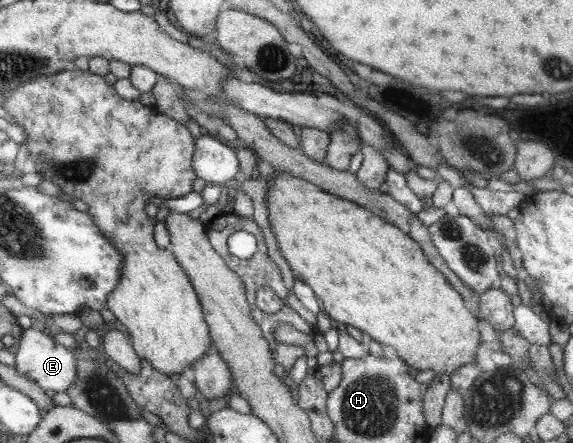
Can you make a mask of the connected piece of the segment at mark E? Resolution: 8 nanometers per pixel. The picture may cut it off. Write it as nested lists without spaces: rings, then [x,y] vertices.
[[[35,325],[25,331],[20,351],[16,354],[17,367],[22,375],[39,383],[49,393],[64,393],[70,391],[78,381],[78,359],[74,350],[56,343],[49,331]]]

